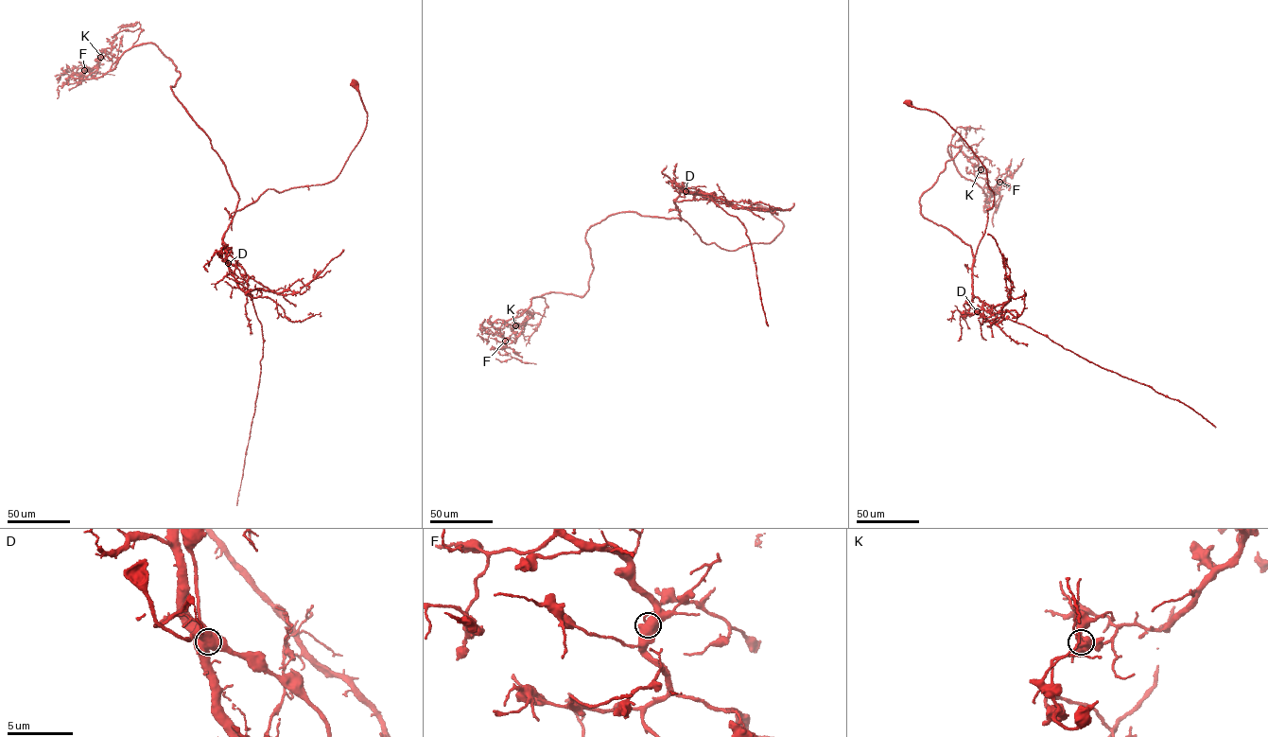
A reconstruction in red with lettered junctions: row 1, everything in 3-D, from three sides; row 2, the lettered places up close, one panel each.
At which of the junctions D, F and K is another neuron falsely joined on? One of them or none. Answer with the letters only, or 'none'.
D

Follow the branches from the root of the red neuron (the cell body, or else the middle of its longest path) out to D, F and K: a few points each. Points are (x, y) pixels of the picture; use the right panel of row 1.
D: (909, 102), (936, 113), (959, 133), (982, 164), (994, 192), (972, 266), (971, 306), (977, 311)
F: (909, 102), (943, 117), (985, 170), (994, 201), (974, 256), (920, 198), (950, 145), (984, 201), (999, 182)
K: (909, 102), (985, 170), (974, 256), (919, 201), (949, 146), (962, 176), (981, 169)

